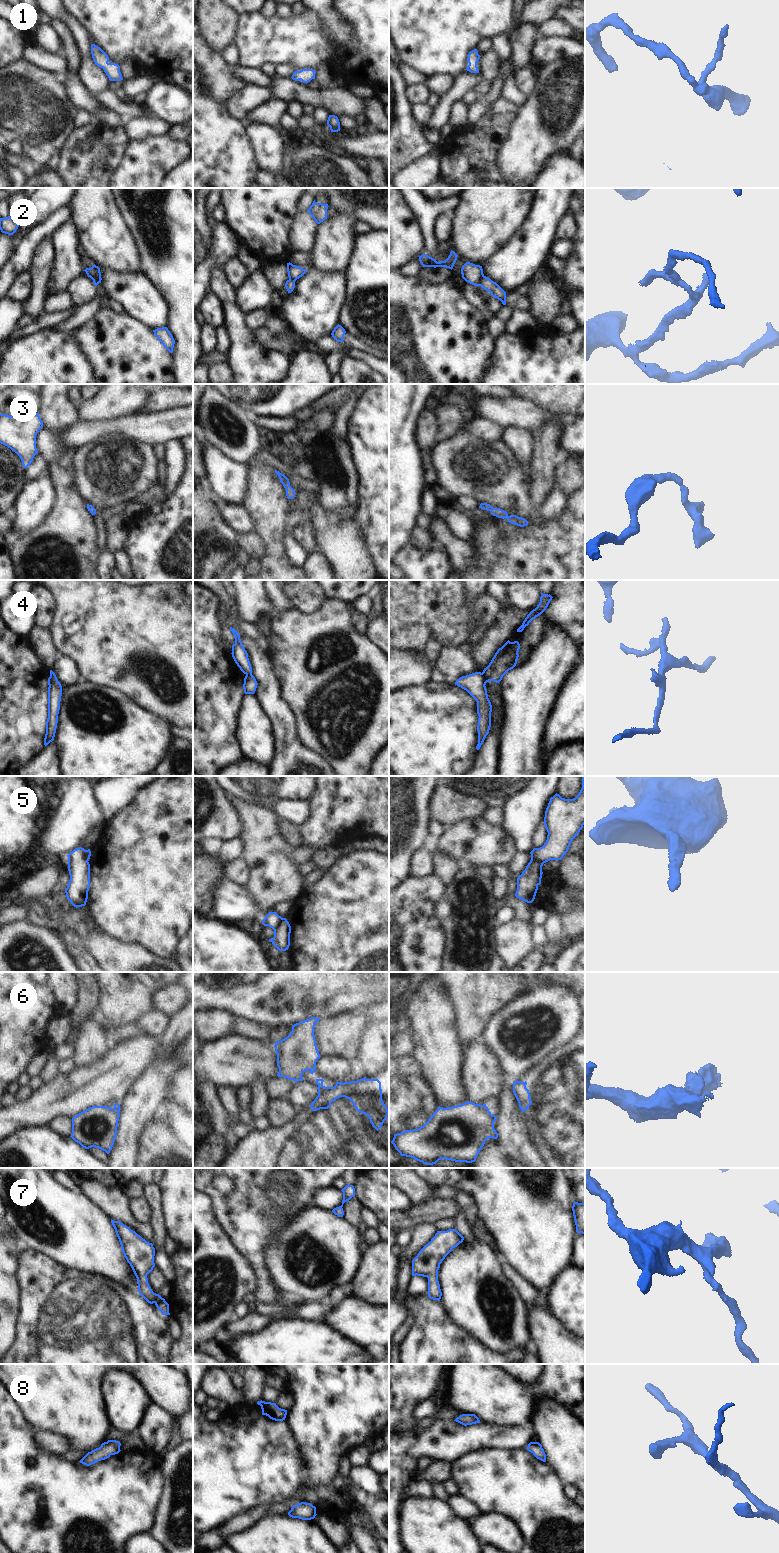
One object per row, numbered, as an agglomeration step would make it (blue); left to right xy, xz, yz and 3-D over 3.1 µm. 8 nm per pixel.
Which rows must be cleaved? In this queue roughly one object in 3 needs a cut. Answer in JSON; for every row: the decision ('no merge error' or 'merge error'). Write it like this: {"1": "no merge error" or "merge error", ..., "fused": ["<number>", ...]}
{"1": "no merge error", "2": "merge error", "3": "no merge error", "4": "merge error", "5": "merge error", "6": "merge error", "7": "no merge error", "8": "no merge error", "fused": ["2", "4", "5", "6"]}

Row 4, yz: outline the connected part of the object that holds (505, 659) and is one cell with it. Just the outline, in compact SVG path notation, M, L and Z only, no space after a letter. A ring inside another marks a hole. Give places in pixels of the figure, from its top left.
M509 640L499 648L489 665L482 672L485 682L499 683L503 676L516 666L519 649L518 641L510 642Z

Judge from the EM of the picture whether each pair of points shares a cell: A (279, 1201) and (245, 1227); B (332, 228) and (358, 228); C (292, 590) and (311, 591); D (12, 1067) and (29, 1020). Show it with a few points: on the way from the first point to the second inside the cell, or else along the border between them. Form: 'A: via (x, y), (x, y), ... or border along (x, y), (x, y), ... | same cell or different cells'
A: via (271, 1201), (253, 1219) | same cell
B: border along (355, 219), (352, 224), (352, 230), (356, 234) | different cells
C: via (297, 590), (306, 591) | same cell
D: via (12, 1055), (12, 1037), (17, 1032) | same cell

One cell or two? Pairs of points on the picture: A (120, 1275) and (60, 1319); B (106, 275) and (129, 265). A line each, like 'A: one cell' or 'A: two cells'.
A: two cells
B: two cells

